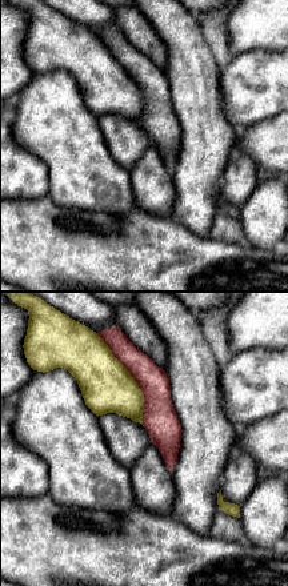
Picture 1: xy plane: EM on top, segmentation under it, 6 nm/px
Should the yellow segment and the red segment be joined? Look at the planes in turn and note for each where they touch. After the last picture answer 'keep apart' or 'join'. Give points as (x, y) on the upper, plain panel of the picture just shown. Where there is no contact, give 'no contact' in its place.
meets yellow at (134, 81)

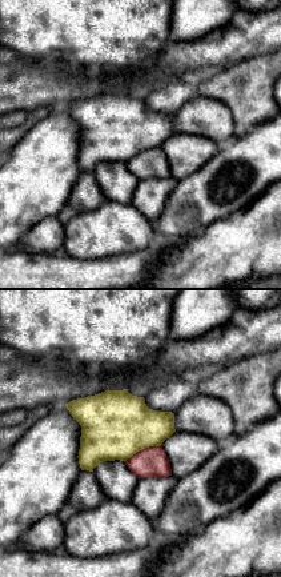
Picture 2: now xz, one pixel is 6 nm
meets yellow at (141, 151)

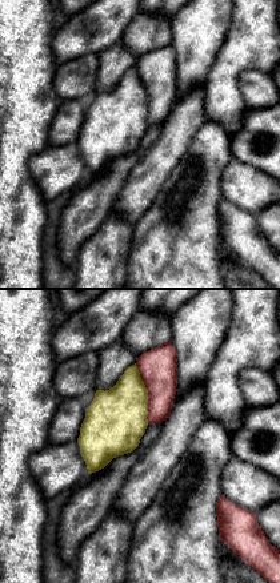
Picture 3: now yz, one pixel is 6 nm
meets yellow at (147, 96)

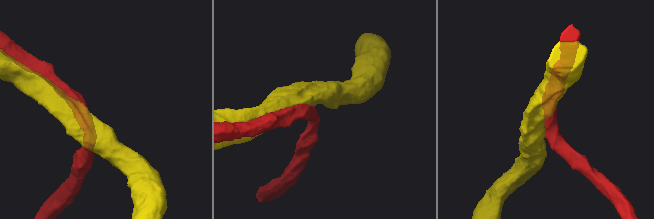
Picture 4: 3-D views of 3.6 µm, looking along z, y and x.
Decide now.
join

